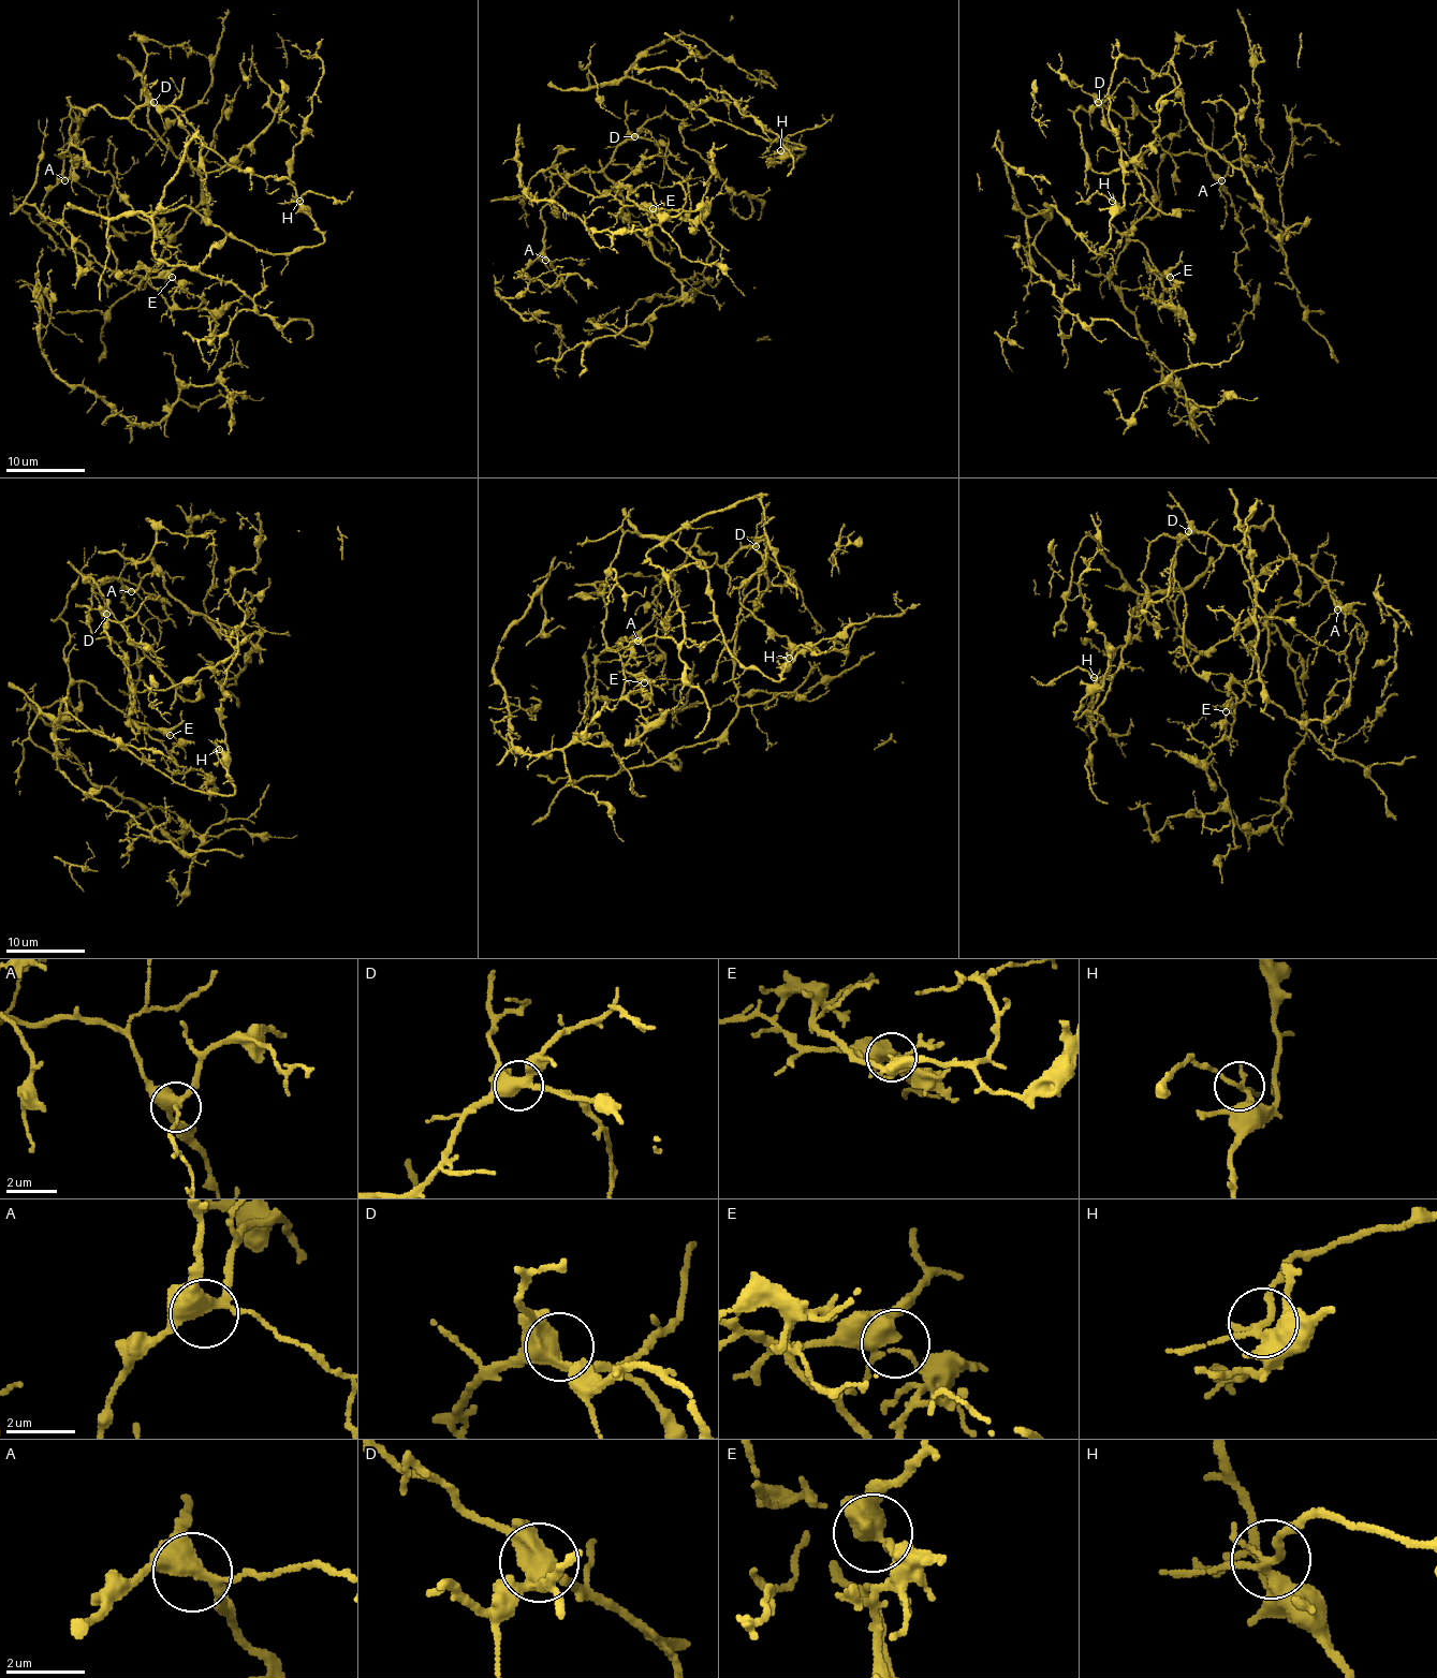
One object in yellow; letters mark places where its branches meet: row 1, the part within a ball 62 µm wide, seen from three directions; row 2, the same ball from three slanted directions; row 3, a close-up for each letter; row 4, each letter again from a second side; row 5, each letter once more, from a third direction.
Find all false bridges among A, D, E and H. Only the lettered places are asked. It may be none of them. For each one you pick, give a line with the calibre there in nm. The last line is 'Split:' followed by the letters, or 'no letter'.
Split: no letter

